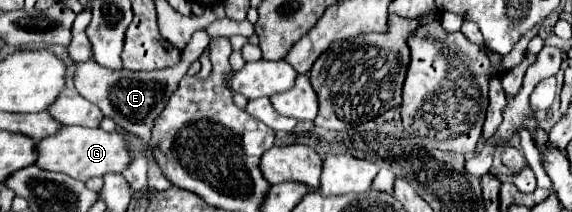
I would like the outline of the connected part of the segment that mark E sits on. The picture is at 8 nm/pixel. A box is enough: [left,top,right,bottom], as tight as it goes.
[75,29,209,191]

